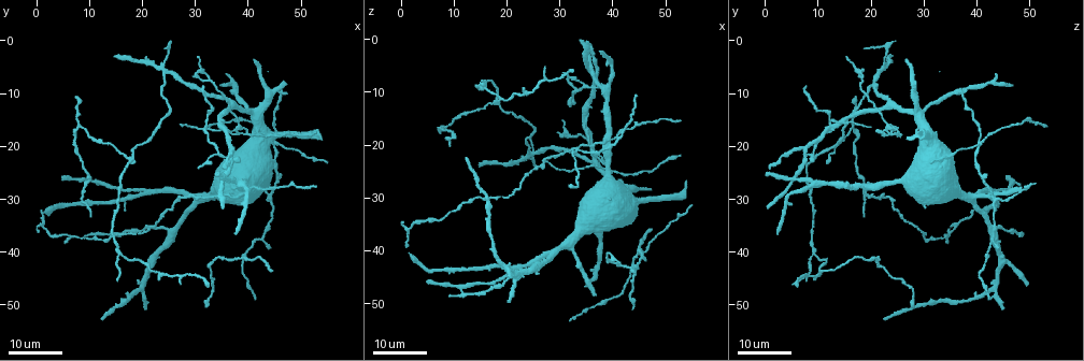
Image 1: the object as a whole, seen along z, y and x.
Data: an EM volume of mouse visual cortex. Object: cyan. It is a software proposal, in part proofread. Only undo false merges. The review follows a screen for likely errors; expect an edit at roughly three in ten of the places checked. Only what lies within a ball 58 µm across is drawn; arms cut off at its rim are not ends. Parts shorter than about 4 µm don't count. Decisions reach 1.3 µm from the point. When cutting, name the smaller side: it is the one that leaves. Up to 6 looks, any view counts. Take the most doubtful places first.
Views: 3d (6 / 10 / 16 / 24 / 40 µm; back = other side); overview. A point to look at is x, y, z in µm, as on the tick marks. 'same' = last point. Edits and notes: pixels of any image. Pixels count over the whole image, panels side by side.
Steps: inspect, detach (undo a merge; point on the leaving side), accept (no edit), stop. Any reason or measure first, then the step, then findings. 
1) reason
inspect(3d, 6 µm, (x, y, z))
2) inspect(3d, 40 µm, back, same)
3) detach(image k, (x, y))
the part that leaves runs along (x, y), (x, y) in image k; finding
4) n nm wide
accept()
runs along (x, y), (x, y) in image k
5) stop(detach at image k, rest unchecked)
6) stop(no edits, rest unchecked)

thin arm on a thick one
inspect(3d, 24 µm, (23.5, 5.0, 23.0))

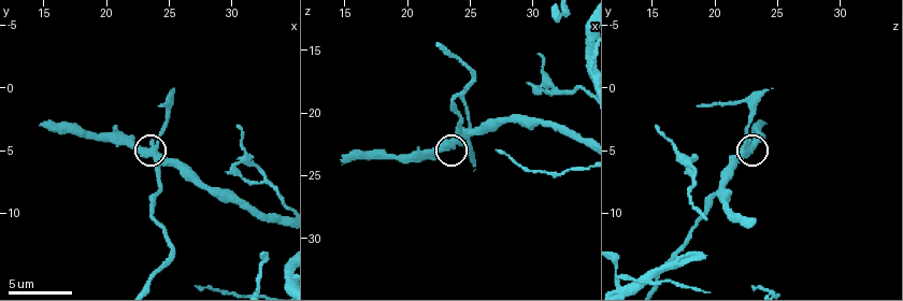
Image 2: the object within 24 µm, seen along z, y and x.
inspect(3d, 6 µm, (23.6, 4.6, 22.6))

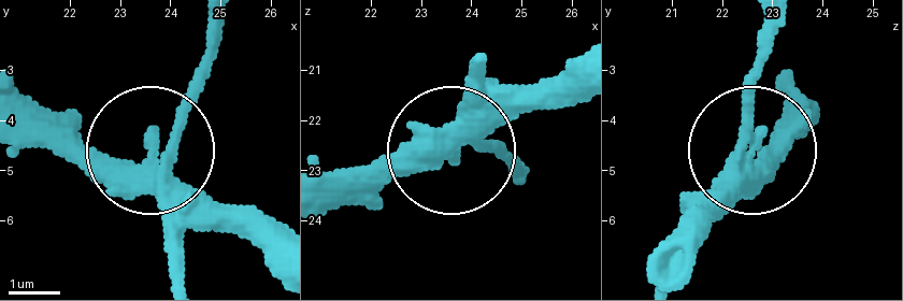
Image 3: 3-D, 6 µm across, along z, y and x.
side arm 8 µm
accept()
runs along (276, 266), (156, 151), (208, 52) in image 3; continuous, no second neuron

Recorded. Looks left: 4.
branch point
inspect(3d, 16 µm, (44.5, 29.5, 43.5))

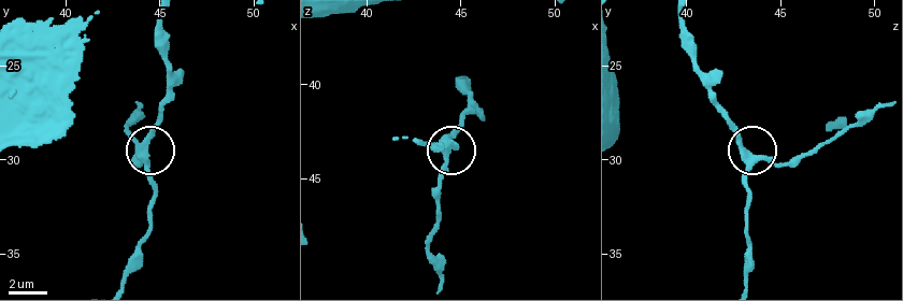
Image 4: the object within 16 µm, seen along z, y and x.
inspect(3d, 6 µm, (44.2, 30.0, 43.9))

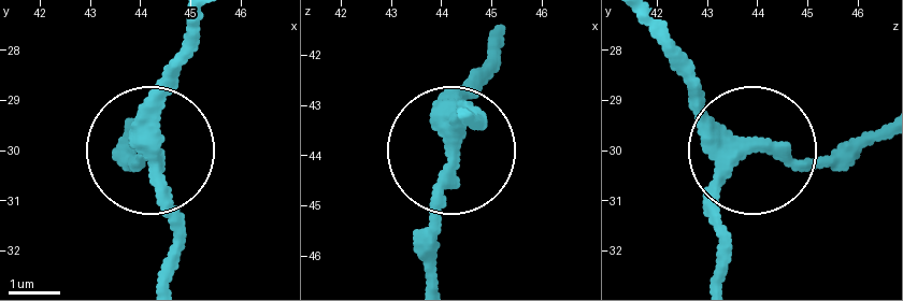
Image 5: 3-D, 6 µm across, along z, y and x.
300 nm wide
accept()
runs along (636, 19), (701, 109), (740, 139), (816, 160), (863, 147) in image 5; all the same neuron

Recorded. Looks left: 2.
arms part here
inspect(3d, 16 µm, (35.0, 26.5, 5.0))

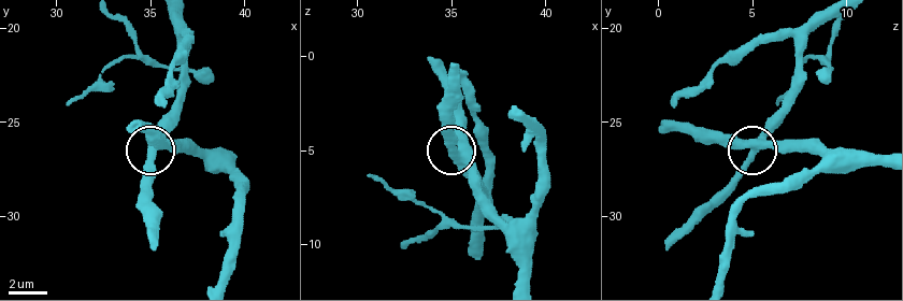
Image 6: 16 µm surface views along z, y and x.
inspect(3d, 10 µm, (35.0, 26.6, 5.0))

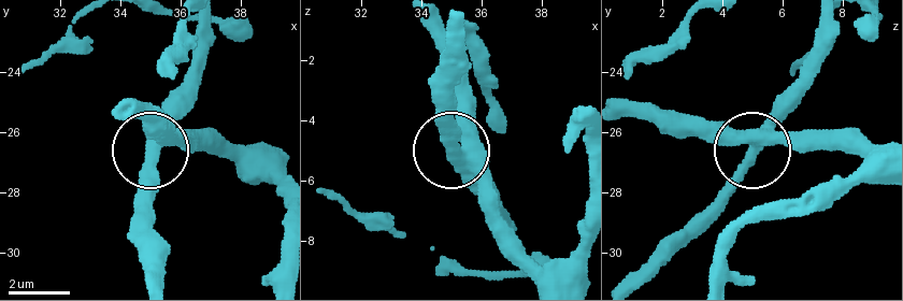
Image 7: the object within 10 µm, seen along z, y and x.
accept()
all the same neuron

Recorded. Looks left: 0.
stop(no edits, rest unchecked)

